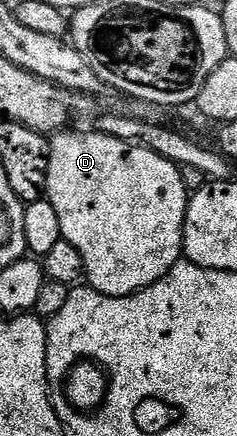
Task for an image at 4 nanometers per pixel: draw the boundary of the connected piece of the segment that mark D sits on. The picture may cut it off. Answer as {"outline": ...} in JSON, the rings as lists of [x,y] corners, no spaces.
{"outline":[[[63,130],[50,140],[45,199],[60,217],[63,240],[80,250],[86,267],[85,283],[105,296],[130,296],[164,278],[183,259],[182,235],[188,193],[177,164],[139,144],[129,144],[97,130]]]}

